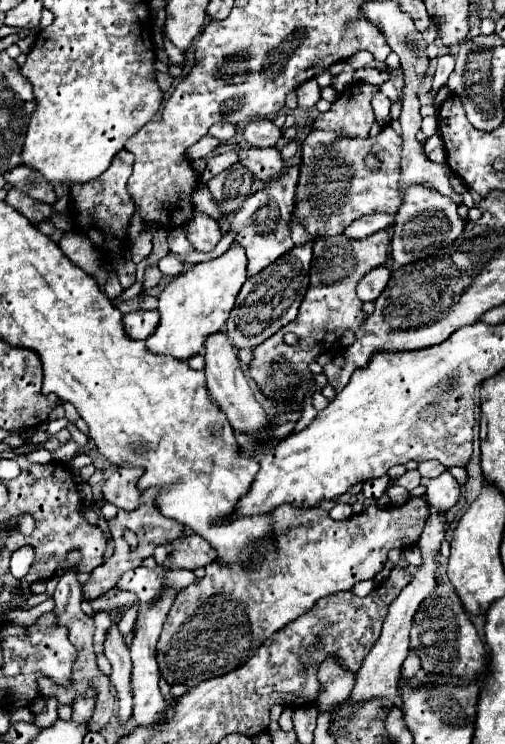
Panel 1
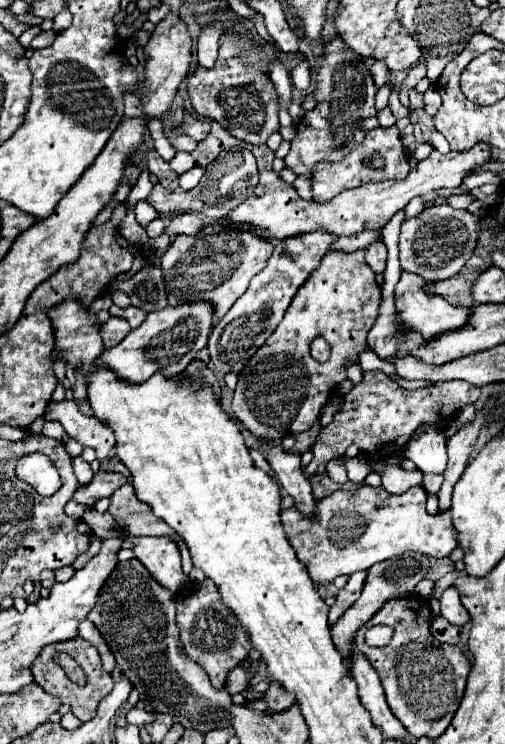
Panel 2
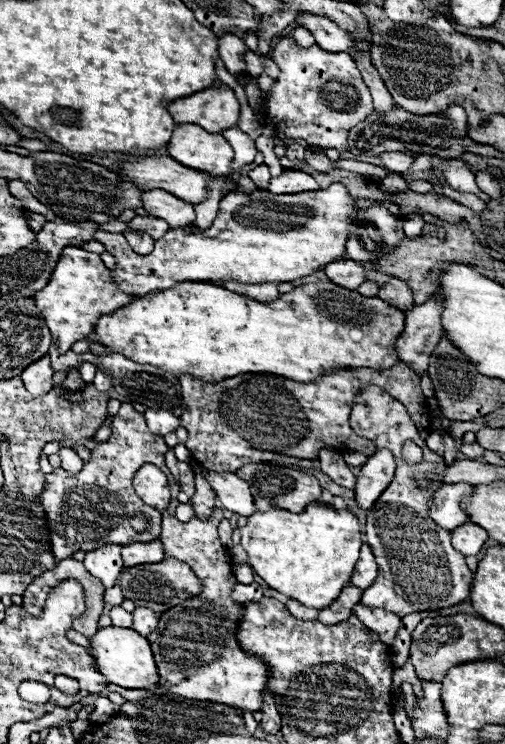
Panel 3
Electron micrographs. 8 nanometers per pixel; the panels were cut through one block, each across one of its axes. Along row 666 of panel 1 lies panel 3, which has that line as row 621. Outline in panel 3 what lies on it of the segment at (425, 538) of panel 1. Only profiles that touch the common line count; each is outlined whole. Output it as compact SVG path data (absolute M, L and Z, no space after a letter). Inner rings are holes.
M356 604L354 606L354 614L358 616L358 620L368 628L368 630L374 630L380 634L380 640L390 646L396 638L396 632L402 624L402 620L394 614L394 612L388 612L388 610L382 610L382 608L370 608L370 606L362 606L362 604Z

